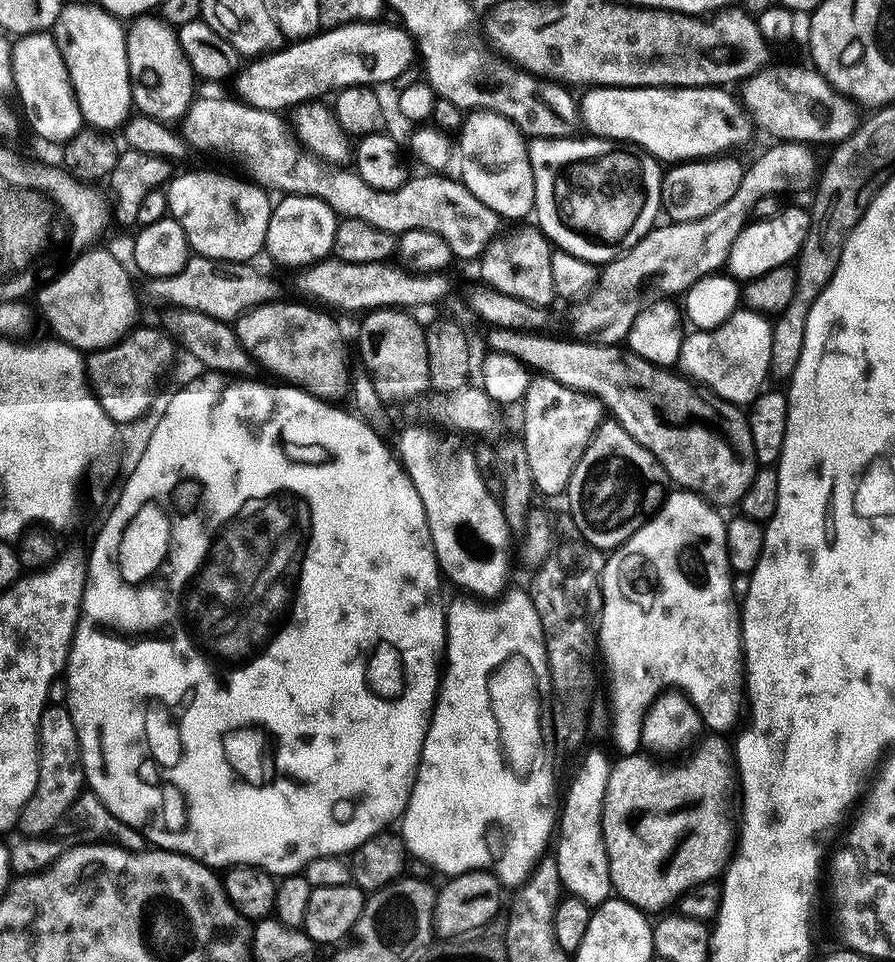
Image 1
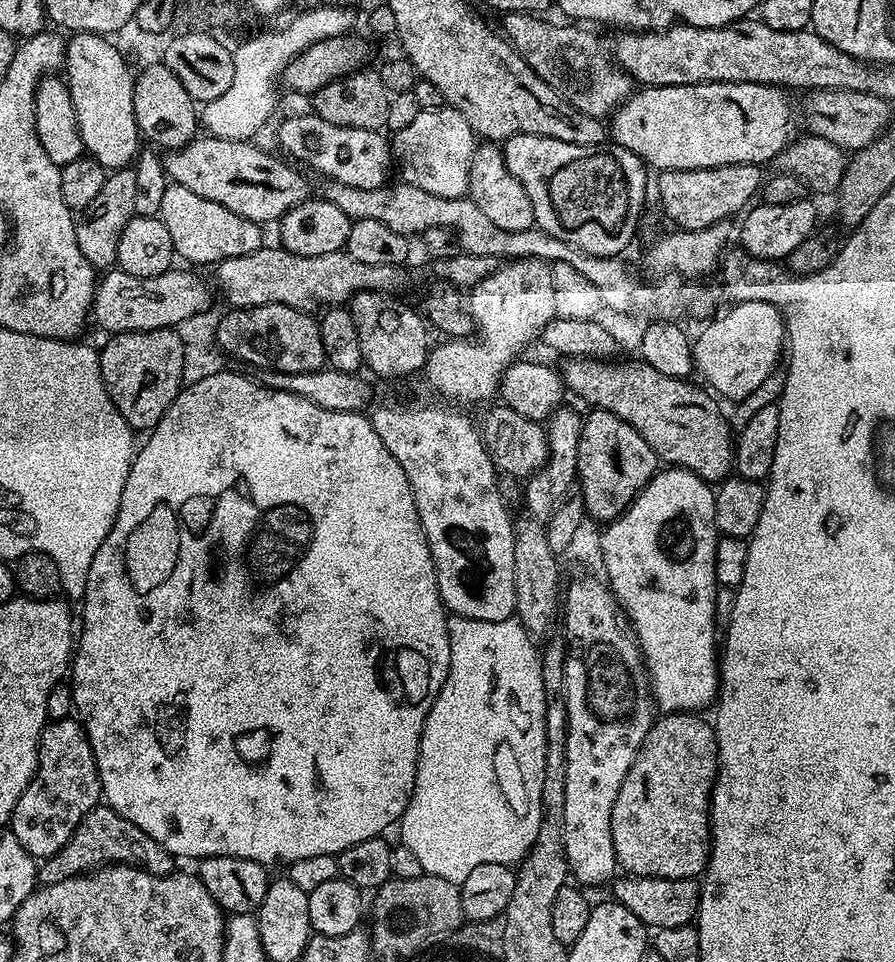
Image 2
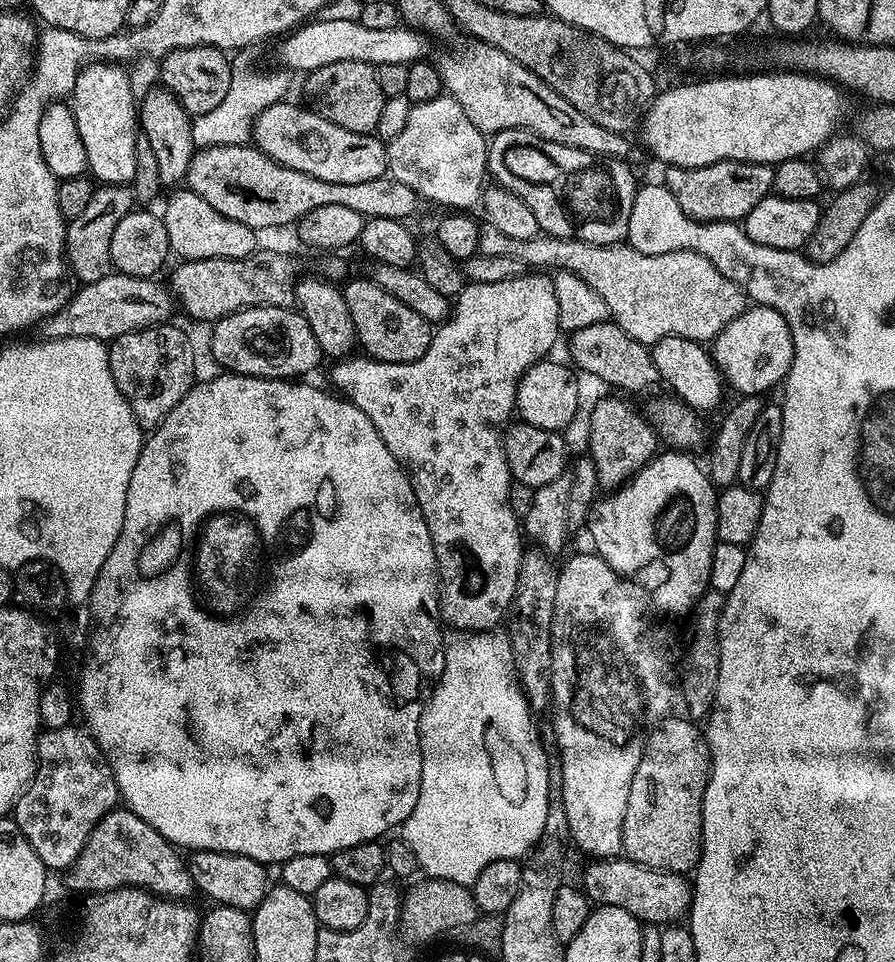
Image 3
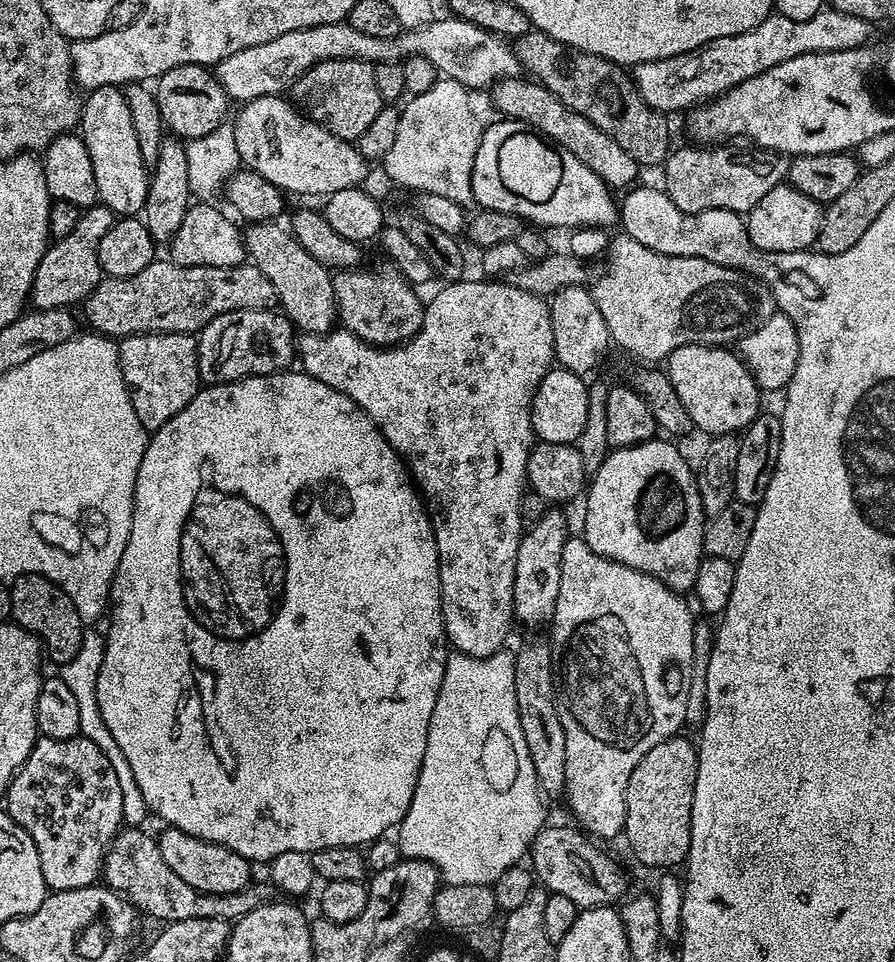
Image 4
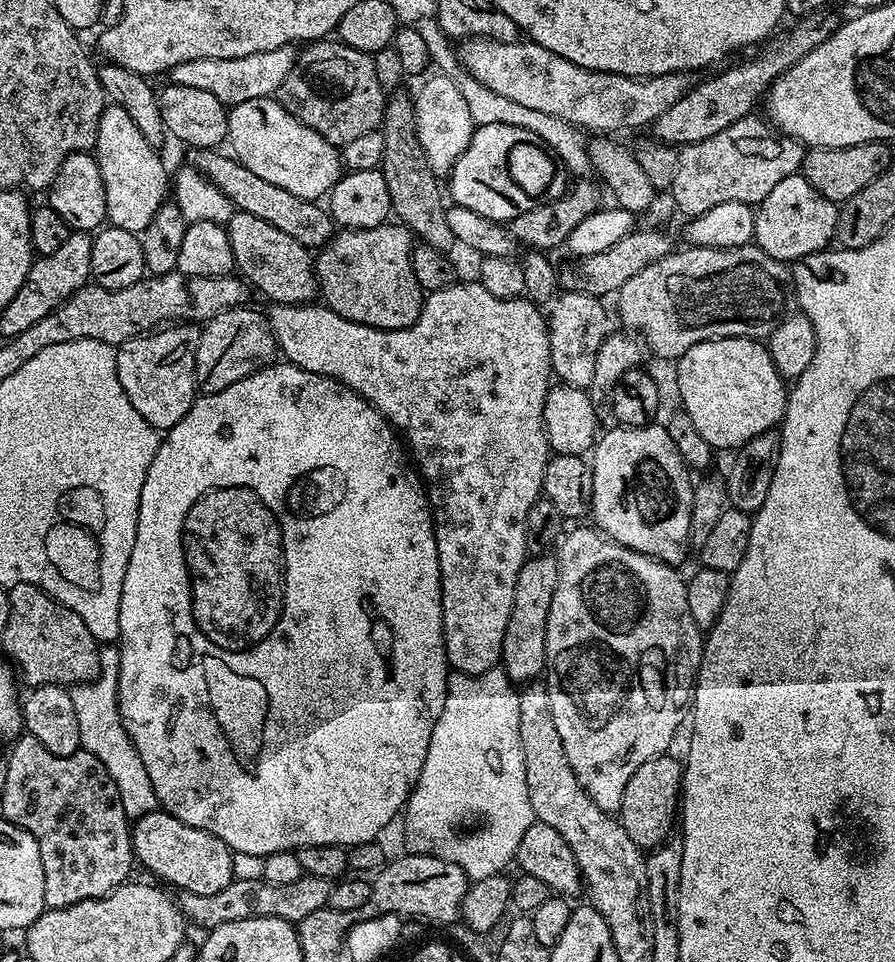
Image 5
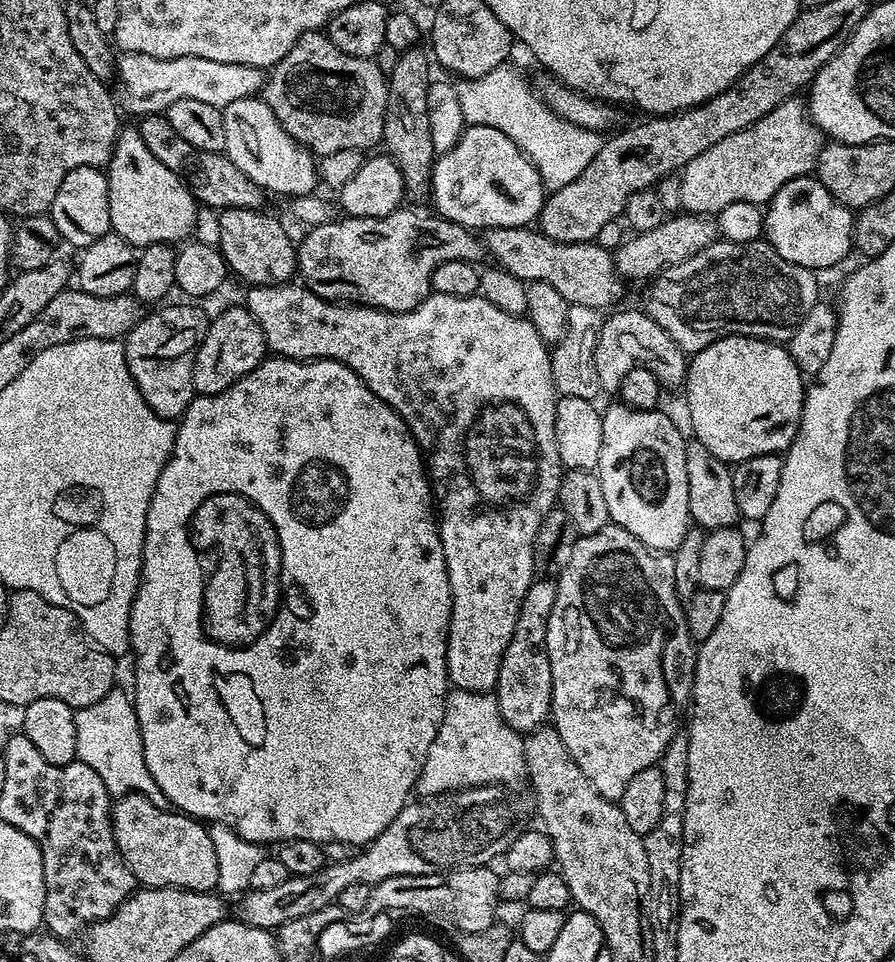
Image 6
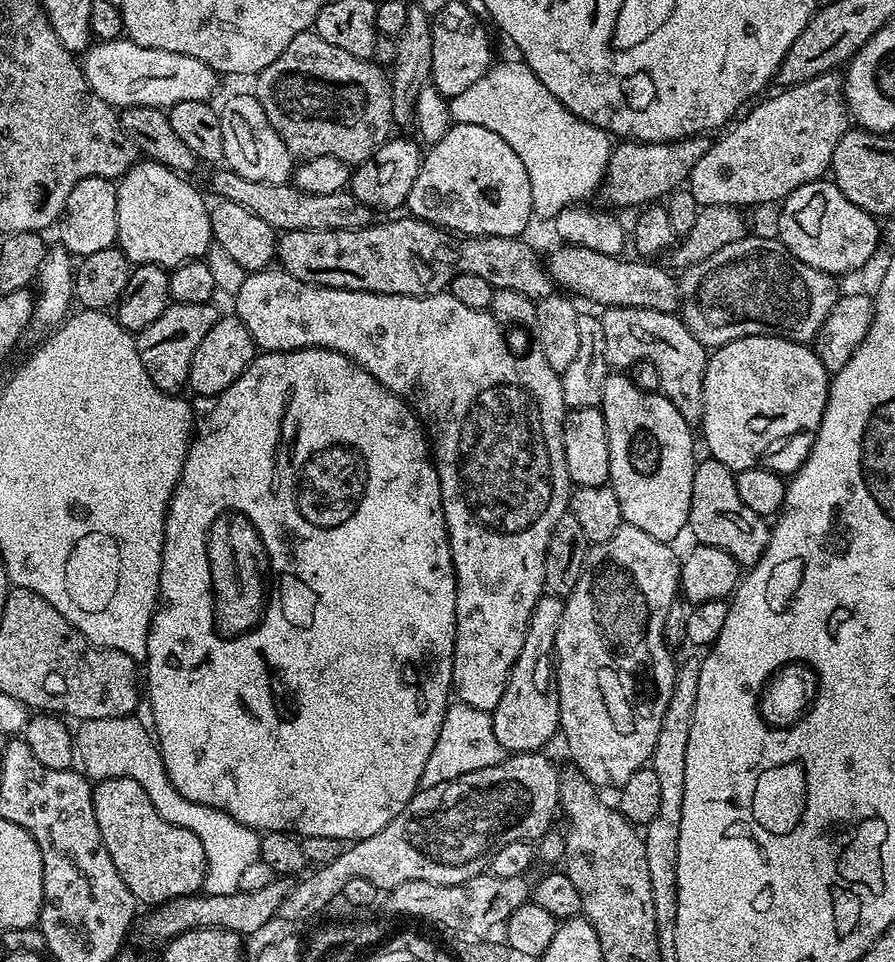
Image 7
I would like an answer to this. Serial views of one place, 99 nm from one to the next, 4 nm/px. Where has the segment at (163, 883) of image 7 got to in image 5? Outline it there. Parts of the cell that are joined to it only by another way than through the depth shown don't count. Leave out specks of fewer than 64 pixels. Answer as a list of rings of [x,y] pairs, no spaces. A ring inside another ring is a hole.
[[[163,810],[135,817],[130,831],[133,857],[138,861],[139,867],[141,864],[142,867],[149,868],[157,876],[157,881],[165,880],[160,882],[173,884],[176,890],[190,894],[218,894],[218,890],[226,890],[226,886],[232,884],[233,851],[226,846],[226,842],[222,842],[222,838],[214,838],[214,834],[206,830],[186,826],[186,822]]]

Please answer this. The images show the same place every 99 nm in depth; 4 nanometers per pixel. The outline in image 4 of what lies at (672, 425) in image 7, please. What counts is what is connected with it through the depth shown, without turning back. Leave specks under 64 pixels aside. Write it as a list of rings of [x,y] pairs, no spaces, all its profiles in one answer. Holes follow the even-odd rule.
[[[664,438],[643,440],[641,444],[627,444],[625,448],[612,448],[608,453],[608,457],[602,462],[602,466],[598,466],[598,470],[591,473],[590,483],[586,488],[588,501],[584,504],[584,532],[582,532],[582,538],[588,543],[590,550],[594,554],[605,556],[611,560],[617,560],[618,563],[630,566],[639,572],[648,572],[654,578],[661,580],[667,588],[672,588],[675,592],[684,594],[694,586],[694,582],[698,578],[698,566],[706,555],[704,550],[704,526],[706,517],[702,510],[702,498],[698,494],[693,465],[690,466],[684,461],[683,454],[674,445],[667,444],[667,442],[672,442],[669,442],[667,439],[664,439],[665,441],[660,439]]]

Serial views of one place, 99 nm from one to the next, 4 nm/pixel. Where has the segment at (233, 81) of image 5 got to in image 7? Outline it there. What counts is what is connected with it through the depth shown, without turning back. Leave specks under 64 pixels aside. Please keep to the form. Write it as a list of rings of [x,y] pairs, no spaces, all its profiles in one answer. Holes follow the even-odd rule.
[[[102,40],[83,53],[84,77],[102,102],[117,110],[134,106],[154,106],[165,110],[178,102],[211,101],[216,92],[218,73],[206,62],[170,50],[154,50],[138,46],[132,40]]]

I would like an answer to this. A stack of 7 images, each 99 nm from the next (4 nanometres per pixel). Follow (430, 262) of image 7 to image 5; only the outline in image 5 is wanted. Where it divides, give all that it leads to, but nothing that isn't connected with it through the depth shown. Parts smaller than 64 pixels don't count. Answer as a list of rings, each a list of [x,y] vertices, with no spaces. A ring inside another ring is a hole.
[[[385,222],[373,228],[346,228],[337,231],[314,256],[316,283],[323,303],[334,310],[334,314],[350,322],[380,328],[384,332],[414,326],[414,322],[418,322],[422,314],[426,293],[418,278],[414,278],[413,247],[412,233],[399,222]]]

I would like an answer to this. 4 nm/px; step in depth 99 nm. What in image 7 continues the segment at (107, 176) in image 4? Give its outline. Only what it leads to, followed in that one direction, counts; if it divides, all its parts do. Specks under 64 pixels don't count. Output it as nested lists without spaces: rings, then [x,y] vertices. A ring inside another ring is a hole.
[[[147,158],[137,159],[129,172],[119,177],[116,184],[116,197],[118,198],[118,234],[116,235],[116,244],[124,251],[126,258],[133,266],[137,264],[156,264],[159,268],[171,270],[177,268],[179,264],[185,264],[187,260],[198,260],[206,256],[209,246],[214,243],[212,227],[210,226],[210,204],[204,201],[203,194],[188,180],[191,179],[185,178],[181,173],[171,172],[166,166]]]

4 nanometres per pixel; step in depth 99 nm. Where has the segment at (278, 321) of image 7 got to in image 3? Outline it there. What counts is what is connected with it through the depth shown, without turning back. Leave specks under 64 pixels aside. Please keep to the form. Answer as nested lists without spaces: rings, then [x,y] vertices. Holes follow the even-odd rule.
[[[525,274],[513,280],[494,282],[493,284],[465,283],[463,290],[454,298],[450,315],[433,331],[432,341],[426,350],[426,354],[422,354],[422,358],[418,358],[413,364],[383,364],[380,360],[374,360],[367,354],[359,354],[360,356],[352,354],[347,358],[337,359],[333,363],[336,365],[332,368],[333,386],[331,385],[331,387],[343,399],[349,400],[354,406],[358,406],[358,410],[362,410],[362,414],[366,414],[366,418],[370,418],[370,422],[374,422],[374,430],[378,430],[382,442],[386,442],[386,450],[390,450],[390,454],[394,454],[396,461],[408,473],[408,481],[411,482],[414,494],[418,498],[418,506],[426,518],[426,526],[430,530],[430,538],[434,546],[443,615],[446,617],[447,623],[449,620],[456,627],[456,630],[464,634],[492,630],[492,627],[500,619],[501,623],[509,615],[516,598],[516,583],[518,582],[522,559],[522,547],[520,548],[522,528],[518,523],[517,516],[510,510],[510,502],[508,501],[510,486],[514,481],[512,472],[506,462],[502,429],[513,419],[511,416],[514,416],[516,412],[516,387],[522,378],[522,374],[526,374],[526,370],[530,370],[530,366],[534,366],[551,353],[548,351],[555,346],[556,339],[559,336],[562,336],[562,329],[558,322],[558,298],[554,298],[552,276],[548,274]]]

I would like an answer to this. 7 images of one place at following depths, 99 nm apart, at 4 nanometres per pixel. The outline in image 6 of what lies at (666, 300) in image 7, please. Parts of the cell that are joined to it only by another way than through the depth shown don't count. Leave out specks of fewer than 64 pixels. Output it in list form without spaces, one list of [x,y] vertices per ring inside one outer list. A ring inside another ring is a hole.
[[[532,226],[490,228],[483,233],[482,239],[487,255],[493,256],[496,259],[493,261],[499,267],[505,268],[519,280],[544,281],[554,286],[554,290],[558,290],[558,294],[562,294],[568,304],[608,310],[616,306],[611,304],[619,302],[626,287],[619,270],[616,269],[615,255],[609,249],[603,248],[599,242],[554,242]]]

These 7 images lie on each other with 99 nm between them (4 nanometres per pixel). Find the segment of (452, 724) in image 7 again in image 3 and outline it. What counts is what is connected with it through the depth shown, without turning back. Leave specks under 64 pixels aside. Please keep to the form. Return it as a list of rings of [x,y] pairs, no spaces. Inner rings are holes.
[[[478,632],[472,635],[456,634],[444,645],[444,669],[432,690],[424,713],[420,719],[420,749],[422,750],[422,782],[418,802],[414,802],[414,810],[410,810],[402,825],[402,839],[408,843],[410,850],[414,850],[414,858],[421,869],[424,868],[429,877],[438,880],[449,880],[459,884],[472,885],[490,866],[492,860],[514,860],[531,853],[536,847],[540,835],[546,826],[546,810],[548,809],[548,757],[540,745],[540,736],[536,733],[536,724],[532,721],[533,713],[524,697],[524,690],[514,679],[514,665],[512,663],[511,647],[503,639],[495,640],[488,632]]]

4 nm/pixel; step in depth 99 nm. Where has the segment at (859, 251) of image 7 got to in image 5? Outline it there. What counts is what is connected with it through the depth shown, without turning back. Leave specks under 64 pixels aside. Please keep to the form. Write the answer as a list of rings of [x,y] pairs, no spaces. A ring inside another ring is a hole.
[[[797,174],[790,178],[782,178],[782,182],[778,182],[778,186],[770,190],[770,194],[766,194],[764,201],[755,209],[756,221],[753,224],[751,221],[750,232],[751,235],[752,232],[756,235],[754,237],[756,247],[770,254],[770,258],[795,262],[801,260],[803,256],[813,256],[816,252],[823,252],[833,243],[836,235],[837,211],[837,205],[833,201],[822,198],[822,194],[818,194],[818,190],[814,190],[814,186],[810,186],[810,182],[806,182],[804,176]]]

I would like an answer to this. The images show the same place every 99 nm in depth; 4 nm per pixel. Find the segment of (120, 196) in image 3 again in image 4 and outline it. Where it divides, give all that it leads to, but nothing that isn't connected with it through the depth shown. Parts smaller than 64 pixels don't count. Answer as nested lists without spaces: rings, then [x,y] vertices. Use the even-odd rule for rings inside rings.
[[[95,203],[81,215],[78,226],[66,234],[66,238],[56,240],[44,251],[42,262],[34,274],[30,304],[33,309],[66,308],[79,305],[100,284],[102,273],[98,262],[98,246],[106,238],[106,230],[116,223],[118,217],[105,204]]]

